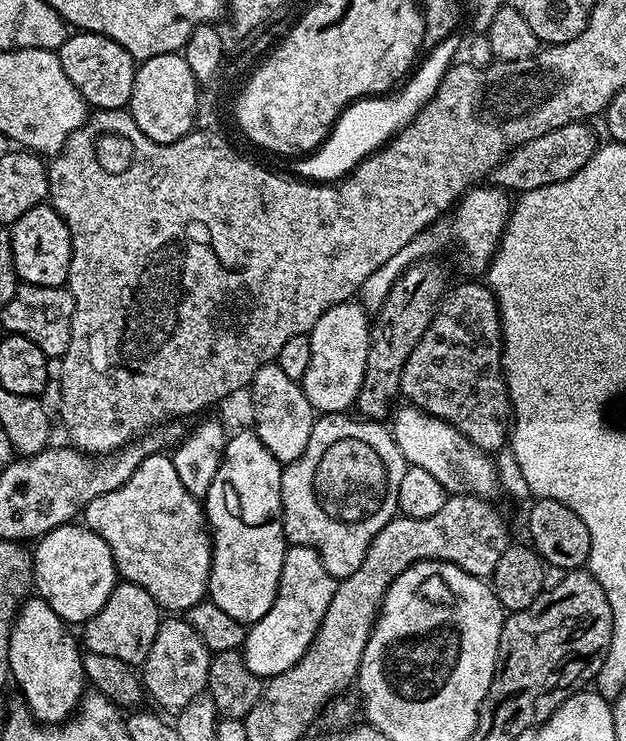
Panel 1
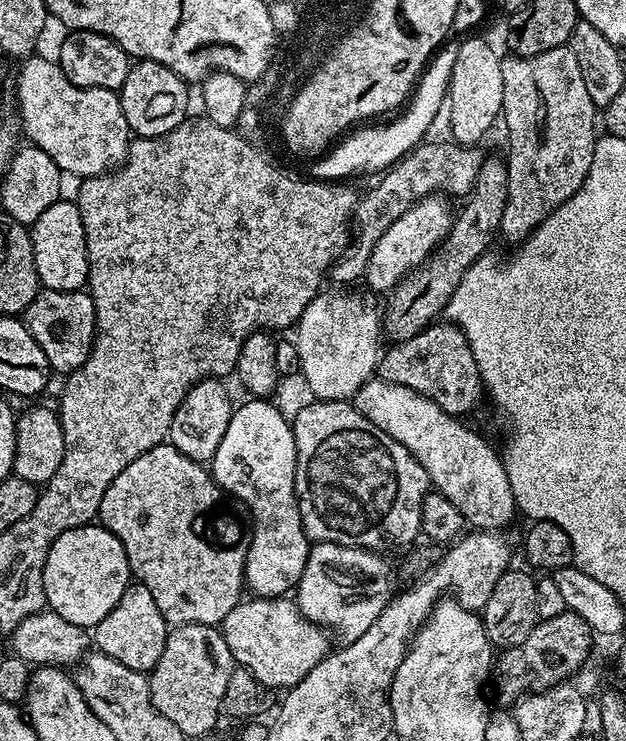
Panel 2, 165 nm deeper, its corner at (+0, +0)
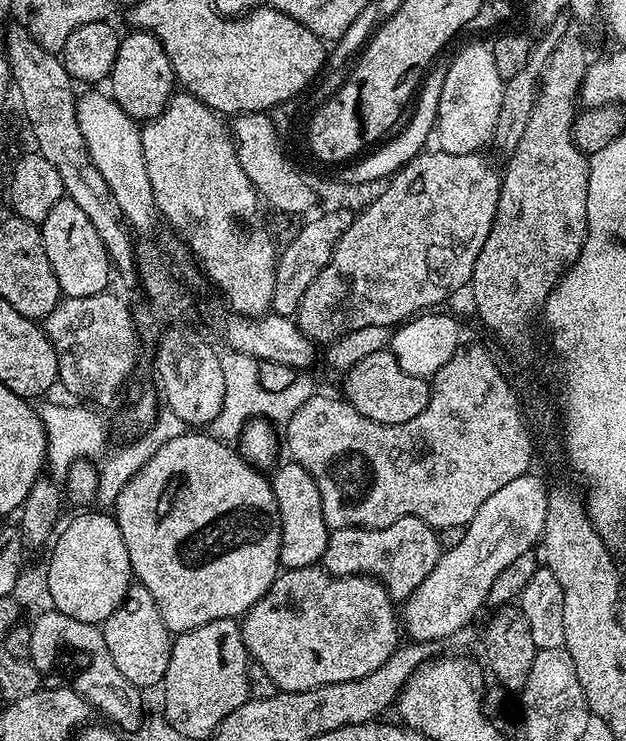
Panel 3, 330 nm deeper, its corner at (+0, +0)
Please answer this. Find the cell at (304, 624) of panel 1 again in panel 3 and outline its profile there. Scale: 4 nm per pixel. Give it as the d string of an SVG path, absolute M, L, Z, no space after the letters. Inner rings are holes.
M407 516L385 528L331 529L322 567L332 576L371 576L384 585L393 601L404 602L422 585L441 553L437 529Z

